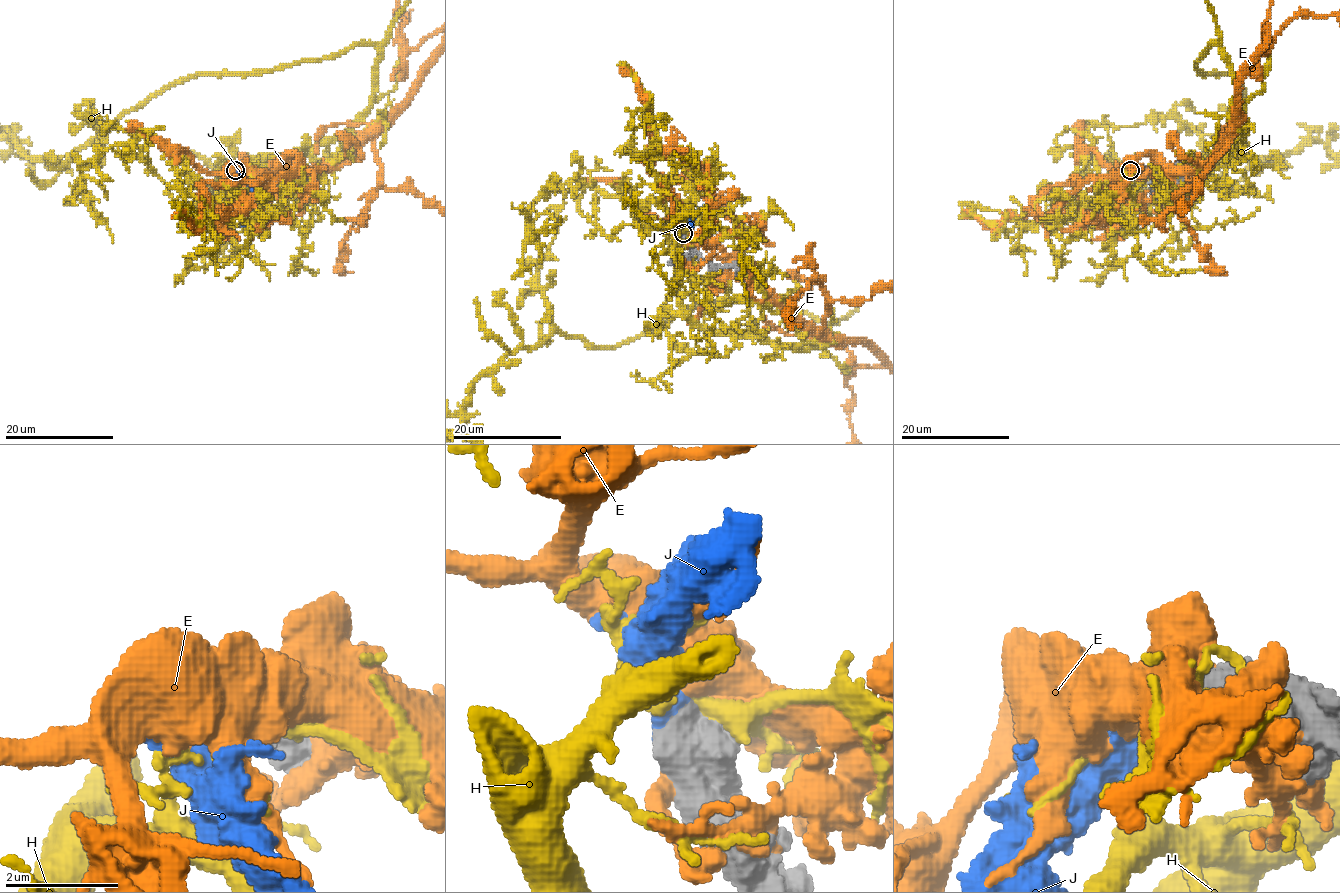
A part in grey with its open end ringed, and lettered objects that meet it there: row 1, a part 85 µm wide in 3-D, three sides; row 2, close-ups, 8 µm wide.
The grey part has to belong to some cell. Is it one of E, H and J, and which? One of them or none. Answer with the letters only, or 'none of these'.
J

